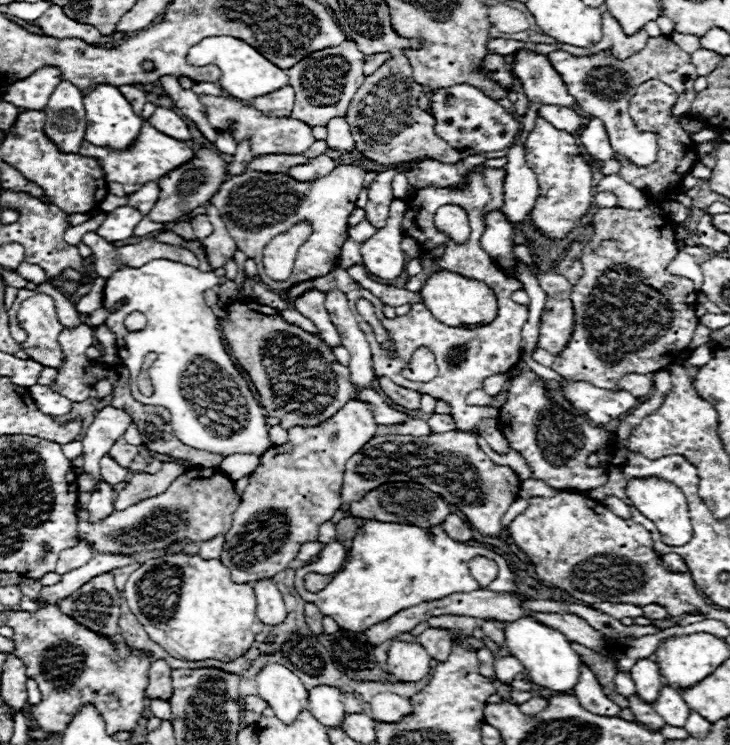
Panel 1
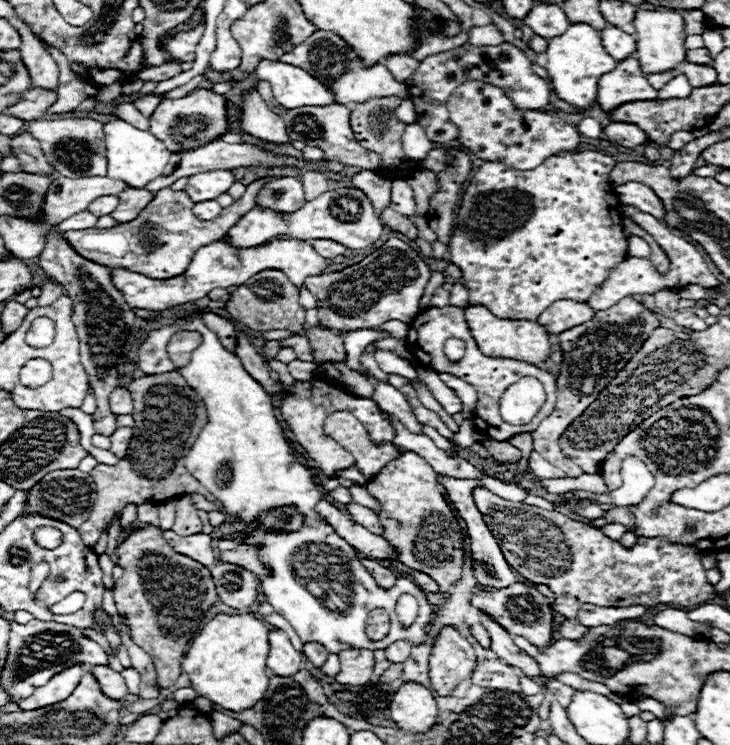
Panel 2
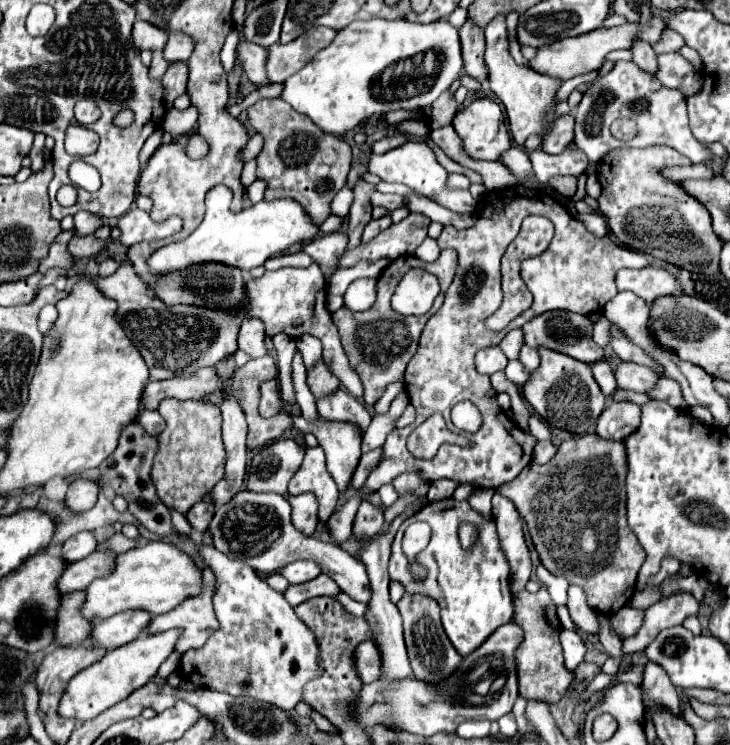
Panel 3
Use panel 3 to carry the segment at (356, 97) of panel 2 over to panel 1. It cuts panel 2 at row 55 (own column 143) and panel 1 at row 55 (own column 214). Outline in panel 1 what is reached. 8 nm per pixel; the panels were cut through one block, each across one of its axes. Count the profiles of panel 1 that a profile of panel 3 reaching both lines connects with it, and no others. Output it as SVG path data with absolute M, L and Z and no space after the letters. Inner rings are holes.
M344 40L344 44L314 52L312 56L288 68L286 70L288 84L294 88L294 94L296 94L290 118L296 118L310 126L326 126L328 120L336 116L344 116L354 92L366 78L362 72L362 66L364 66L362 52L356 48L352 40Z

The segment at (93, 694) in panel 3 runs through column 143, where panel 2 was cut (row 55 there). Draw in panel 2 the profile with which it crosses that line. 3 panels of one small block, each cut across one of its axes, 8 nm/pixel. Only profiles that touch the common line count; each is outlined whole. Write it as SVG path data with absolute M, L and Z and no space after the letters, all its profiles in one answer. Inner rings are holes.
M638 8L636 18L634 18L634 26L636 26L636 56L634 58L640 62L640 68L646 74L676 70L682 62L686 62L684 18L676 10L658 12L658 10Z

